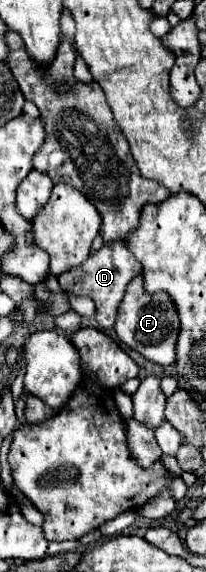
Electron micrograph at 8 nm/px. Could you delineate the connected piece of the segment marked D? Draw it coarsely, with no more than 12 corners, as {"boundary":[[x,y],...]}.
{"boundary":[[122,241],[104,243],[60,275],[62,291],[90,297],[112,329],[142,265]]}

